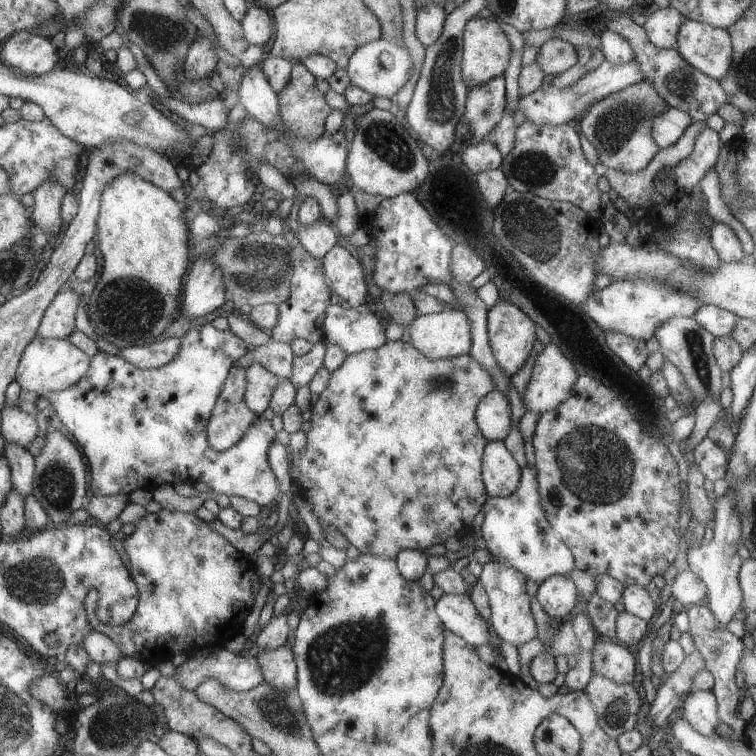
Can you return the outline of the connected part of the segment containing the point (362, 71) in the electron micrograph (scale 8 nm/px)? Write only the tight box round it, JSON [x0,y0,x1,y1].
[347,37,412,98]

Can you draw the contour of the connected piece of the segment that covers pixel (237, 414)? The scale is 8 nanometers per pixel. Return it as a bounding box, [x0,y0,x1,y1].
[207,365,259,452]

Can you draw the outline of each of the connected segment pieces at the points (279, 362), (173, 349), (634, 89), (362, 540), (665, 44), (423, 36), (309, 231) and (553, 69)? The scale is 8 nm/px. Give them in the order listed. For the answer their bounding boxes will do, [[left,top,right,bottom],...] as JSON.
[[253,340,295,381],[118,337,180,369],[580,80,666,173],[290,340,495,559],[645,5,687,49],[415,1,447,45],[296,221,341,259],[537,38,579,76]]

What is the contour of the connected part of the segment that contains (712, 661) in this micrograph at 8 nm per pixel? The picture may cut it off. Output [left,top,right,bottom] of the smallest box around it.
[687,603,747,742]

